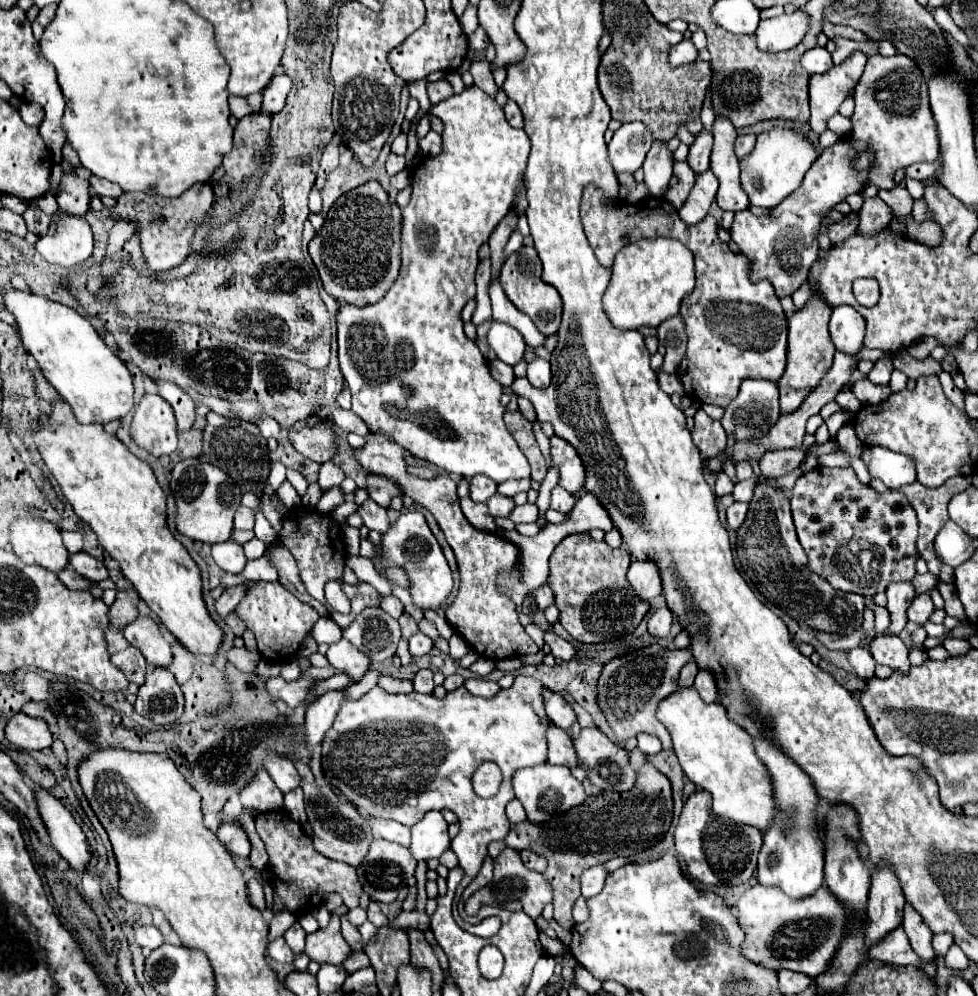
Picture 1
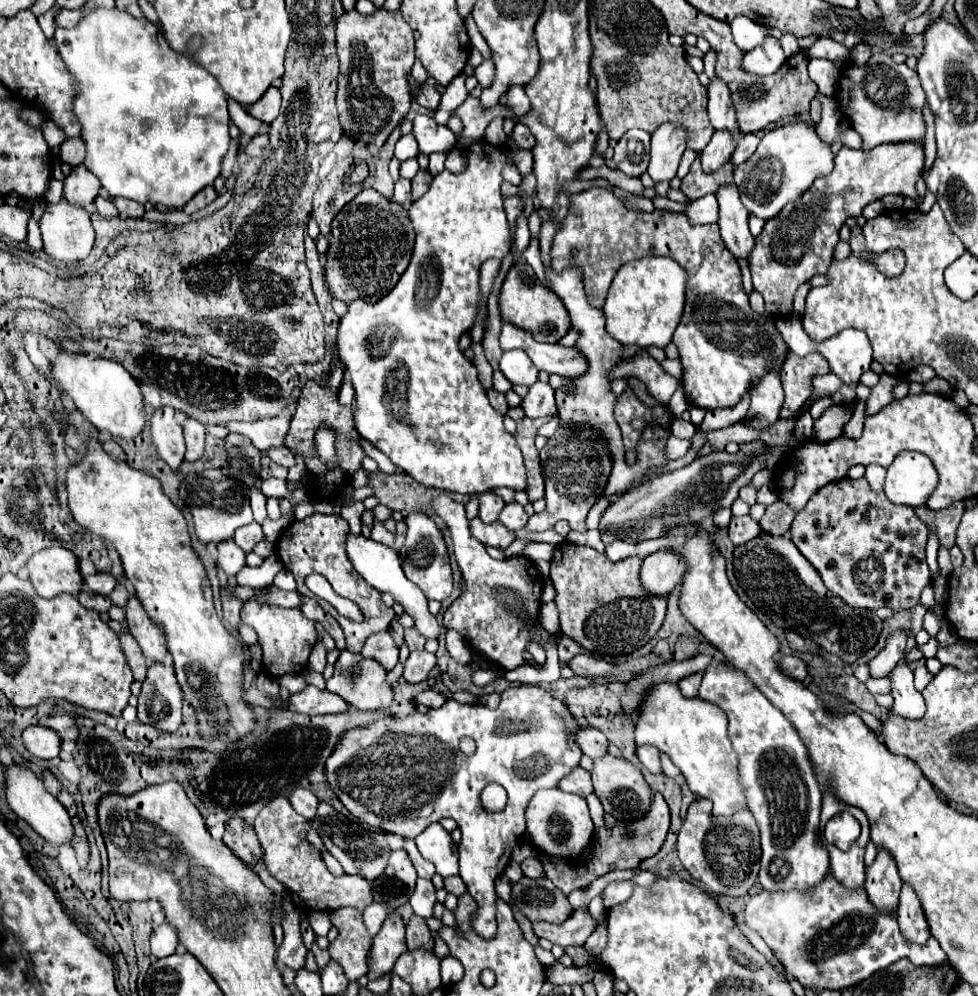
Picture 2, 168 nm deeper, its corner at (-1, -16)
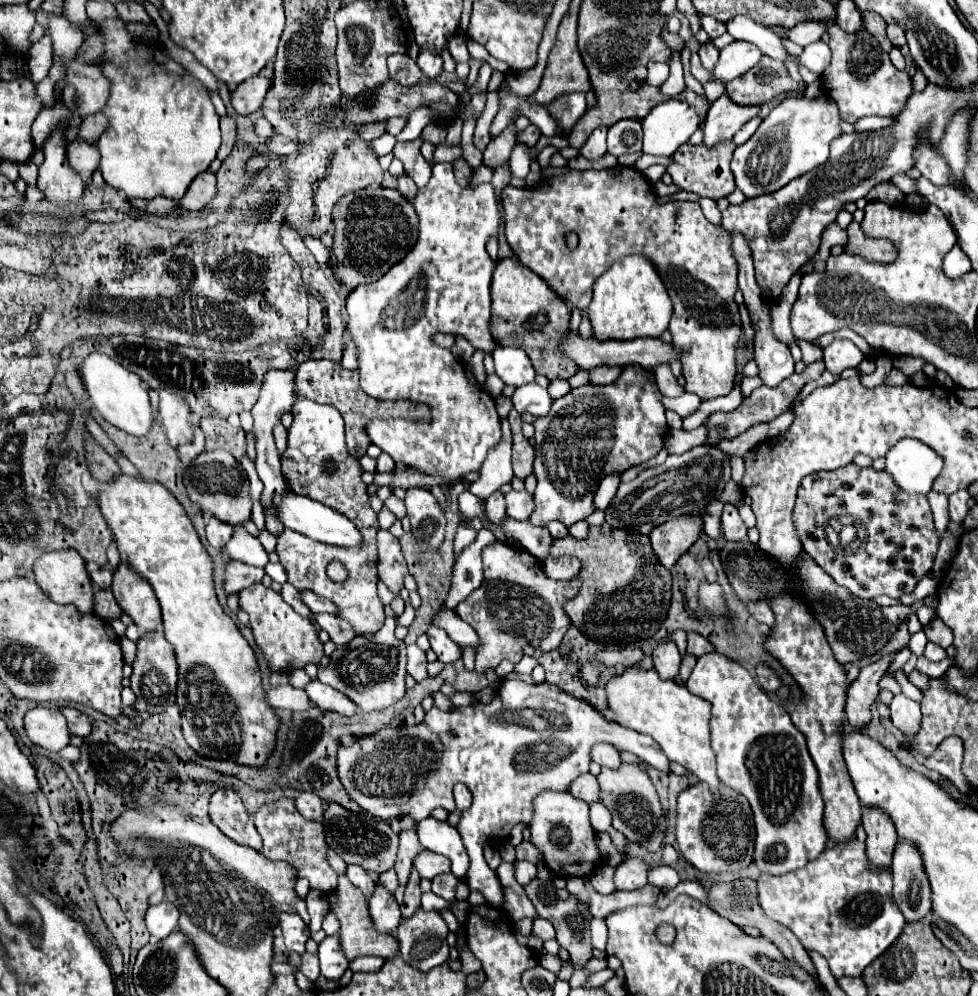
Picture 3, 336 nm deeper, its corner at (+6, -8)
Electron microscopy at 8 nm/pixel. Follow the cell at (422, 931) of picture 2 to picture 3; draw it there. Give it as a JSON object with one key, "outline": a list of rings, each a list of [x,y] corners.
{"outline":[[[412,870],[410,880],[406,884],[406,894],[404,894],[404,902],[400,906],[402,910],[402,918],[408,920],[418,908],[420,908],[420,876],[416,876],[416,870]]]}

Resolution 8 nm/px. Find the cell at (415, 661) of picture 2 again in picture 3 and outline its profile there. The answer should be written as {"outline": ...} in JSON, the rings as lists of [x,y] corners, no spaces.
{"outline":[[[410,644],[406,648],[406,656],[408,656],[408,664],[406,664],[406,670],[408,674],[414,678],[414,680],[424,680],[428,674],[426,674],[426,652],[420,650],[416,644]]]}

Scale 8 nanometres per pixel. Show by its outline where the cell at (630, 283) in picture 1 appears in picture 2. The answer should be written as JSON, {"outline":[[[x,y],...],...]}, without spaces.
{"outline":[[[647,256],[623,264],[609,288],[603,312],[607,318],[607,332],[623,346],[665,348],[679,326],[685,304],[687,272],[671,258]]]}

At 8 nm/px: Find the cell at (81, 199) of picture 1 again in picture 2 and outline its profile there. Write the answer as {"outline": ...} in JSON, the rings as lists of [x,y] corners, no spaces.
{"outline":[[[85,164],[73,166],[71,174],[65,178],[63,196],[71,204],[93,204],[93,200],[99,194],[99,178],[85,168]]]}

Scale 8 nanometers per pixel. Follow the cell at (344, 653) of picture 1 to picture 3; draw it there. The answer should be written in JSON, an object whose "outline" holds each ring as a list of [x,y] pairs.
{"outline":[[[386,618],[380,632],[376,632],[374,636],[370,638],[356,636],[352,642],[344,646],[336,646],[328,666],[318,668],[318,680],[348,696],[364,712],[392,706],[406,692],[406,684],[404,684],[406,644],[396,640],[394,628],[396,628],[396,620]]]}

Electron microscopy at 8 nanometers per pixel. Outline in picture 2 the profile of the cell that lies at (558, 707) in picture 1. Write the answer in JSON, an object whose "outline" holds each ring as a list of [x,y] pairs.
{"outline":[[[583,726],[575,734],[575,742],[581,746],[583,754],[587,754],[591,760],[603,758],[607,754],[607,746],[609,746],[609,740],[605,738],[605,734],[591,726]]]}

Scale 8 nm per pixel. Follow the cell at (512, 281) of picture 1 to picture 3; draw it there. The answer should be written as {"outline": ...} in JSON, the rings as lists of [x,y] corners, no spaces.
{"outline":[[[516,256],[504,258],[496,264],[492,284],[492,322],[490,334],[500,346],[518,346],[532,360],[538,374],[546,378],[570,378],[578,372],[572,360],[564,360],[560,352],[556,352],[556,340],[566,336],[570,308],[552,292],[552,288],[530,268],[526,268]]]}

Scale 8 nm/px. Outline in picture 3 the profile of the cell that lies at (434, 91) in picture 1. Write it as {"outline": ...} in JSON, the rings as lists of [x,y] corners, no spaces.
{"outline":[[[392,54],[388,58],[390,78],[396,80],[400,86],[416,86],[424,80],[422,70],[408,54]]]}

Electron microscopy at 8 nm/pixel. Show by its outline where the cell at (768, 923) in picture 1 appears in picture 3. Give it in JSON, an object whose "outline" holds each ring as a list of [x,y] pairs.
{"outline":[[[856,838],[844,844],[844,848],[836,848],[830,844],[812,864],[806,864],[798,872],[788,872],[784,876],[768,876],[762,874],[758,880],[758,902],[762,912],[790,928],[800,944],[808,952],[818,952],[826,958],[830,972],[834,978],[842,976],[860,976],[862,970],[874,962],[904,930],[906,920],[896,908],[892,900],[892,876],[888,872],[876,872],[866,860],[864,844]]]}

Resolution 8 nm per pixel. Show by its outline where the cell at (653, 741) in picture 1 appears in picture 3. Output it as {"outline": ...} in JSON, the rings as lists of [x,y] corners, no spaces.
{"outline":[[[504,678],[496,690],[492,702],[472,702],[464,708],[450,708],[440,710],[432,706],[426,712],[424,722],[420,724],[402,724],[402,726],[384,726],[376,734],[364,734],[356,738],[352,746],[338,748],[338,776],[348,792],[348,796],[366,812],[376,818],[396,818],[396,816],[410,816],[416,822],[428,818],[434,808],[444,808],[448,812],[456,810],[452,788],[454,784],[462,782],[472,792],[472,806],[460,812],[458,832],[462,836],[464,848],[470,858],[470,868],[466,874],[466,884],[470,890],[480,892],[490,906],[500,908],[504,904],[504,892],[496,872],[484,860],[484,846],[490,842],[494,848],[500,848],[508,842],[510,830],[518,822],[530,824],[532,820],[532,798],[536,792],[548,790],[568,790],[568,784],[588,772],[590,764],[590,746],[596,742],[614,744],[618,750],[628,750],[636,754],[642,762],[668,772],[666,756],[662,748],[646,734],[638,734],[628,730],[616,722],[608,722],[600,712],[596,712],[588,702],[574,698],[556,686],[544,684],[530,684],[522,680]]]}

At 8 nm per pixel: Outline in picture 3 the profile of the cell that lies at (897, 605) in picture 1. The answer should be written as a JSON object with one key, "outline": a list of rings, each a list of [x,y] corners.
{"outline":[[[888,654],[882,660],[860,668],[860,676],[850,684],[846,698],[846,716],[852,728],[858,730],[870,722],[870,704],[880,692],[878,680],[888,672],[894,656],[896,654]]]}

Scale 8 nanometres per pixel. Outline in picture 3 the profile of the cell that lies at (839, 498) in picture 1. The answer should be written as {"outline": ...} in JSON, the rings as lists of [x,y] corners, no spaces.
{"outline":[[[854,464],[832,472],[814,472],[806,476],[798,490],[792,520],[804,552],[812,556],[812,560],[824,572],[828,572],[836,584],[866,600],[880,594],[898,600],[902,594],[910,594],[918,580],[932,568],[940,542],[934,532],[932,512],[926,498],[908,496],[904,490],[896,488],[894,480],[884,470],[876,472],[874,468],[858,468]]]}

